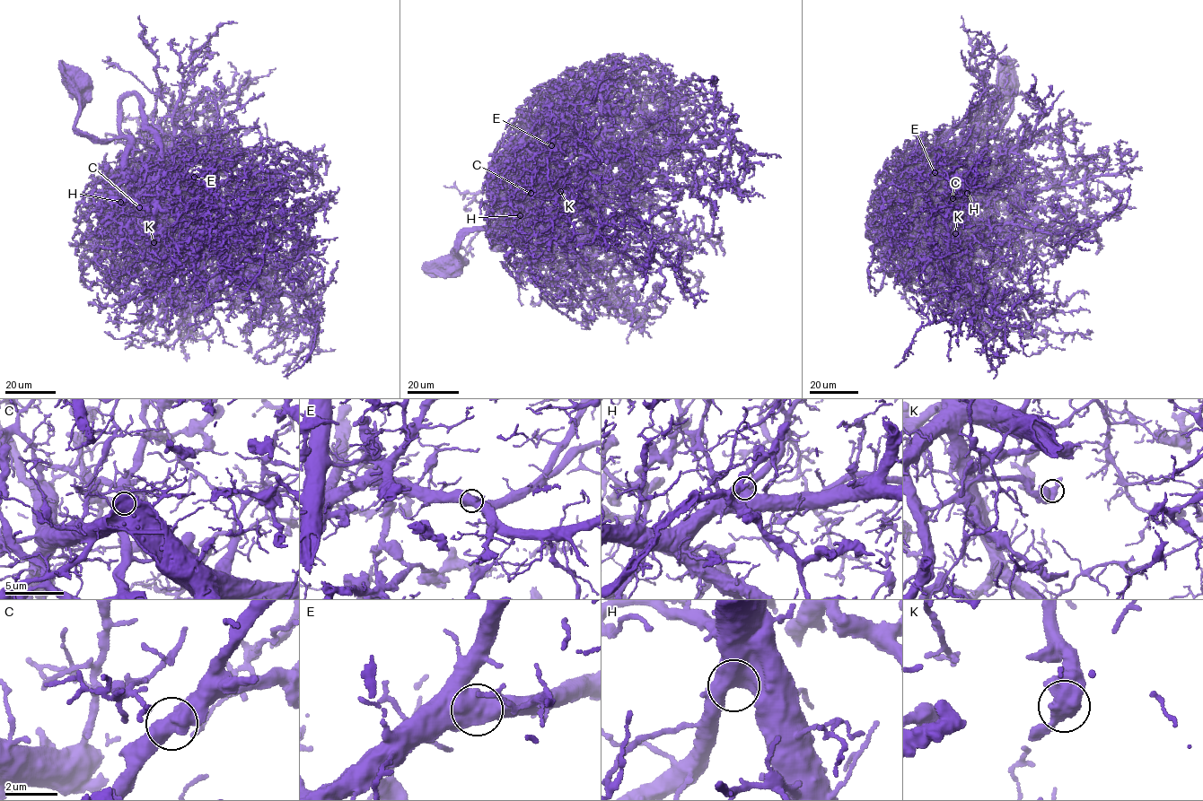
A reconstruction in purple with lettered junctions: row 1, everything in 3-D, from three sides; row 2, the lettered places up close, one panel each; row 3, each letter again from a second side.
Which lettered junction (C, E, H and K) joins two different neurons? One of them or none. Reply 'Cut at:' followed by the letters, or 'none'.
Cut at: none

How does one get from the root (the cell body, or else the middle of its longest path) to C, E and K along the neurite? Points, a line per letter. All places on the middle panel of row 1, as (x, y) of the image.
C: (452, 264), (457, 242), (496, 221), (500, 210), (493, 196), (506, 178), (518, 175), (521, 190), (531, 192)
E: (452, 264), (457, 242), (476, 228), (490, 227), (500, 213), (498, 187), (508, 181), (513, 156), (551, 145)
K: (452, 264), (457, 242), (496, 221), (500, 210), (493, 196), (506, 178), (558, 173), (560, 191)

